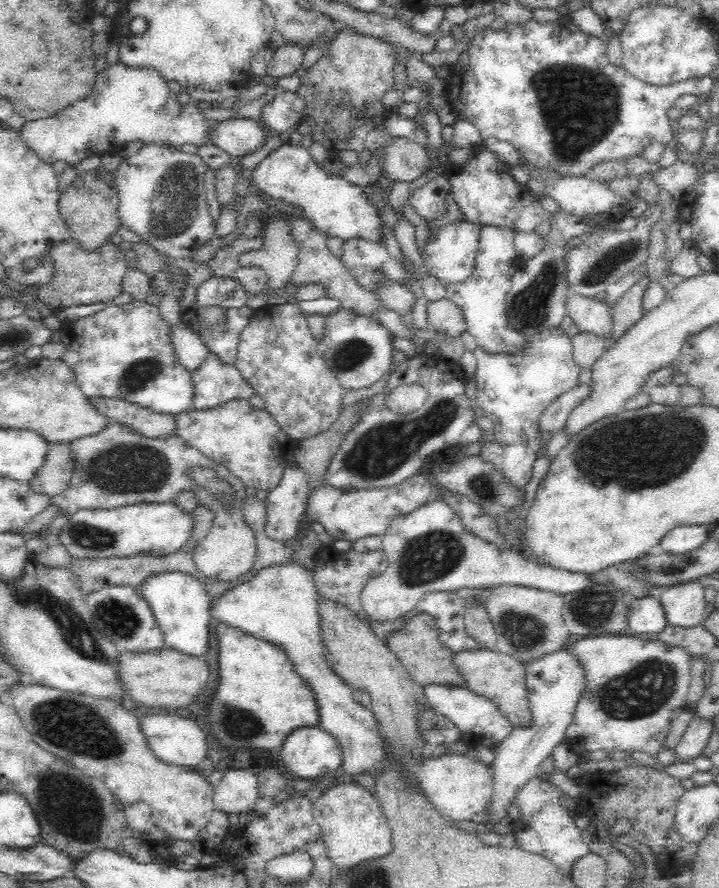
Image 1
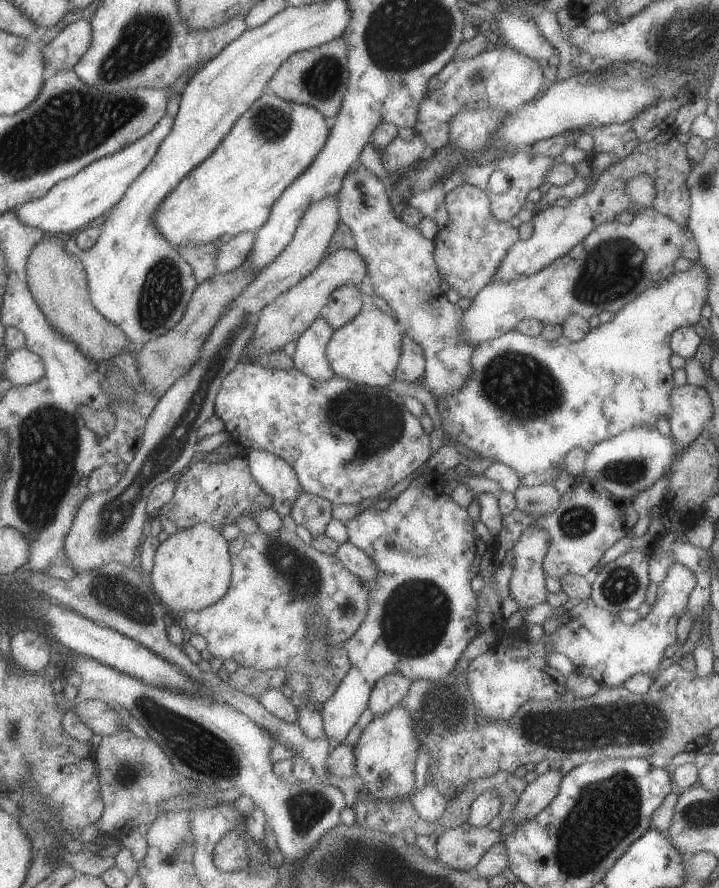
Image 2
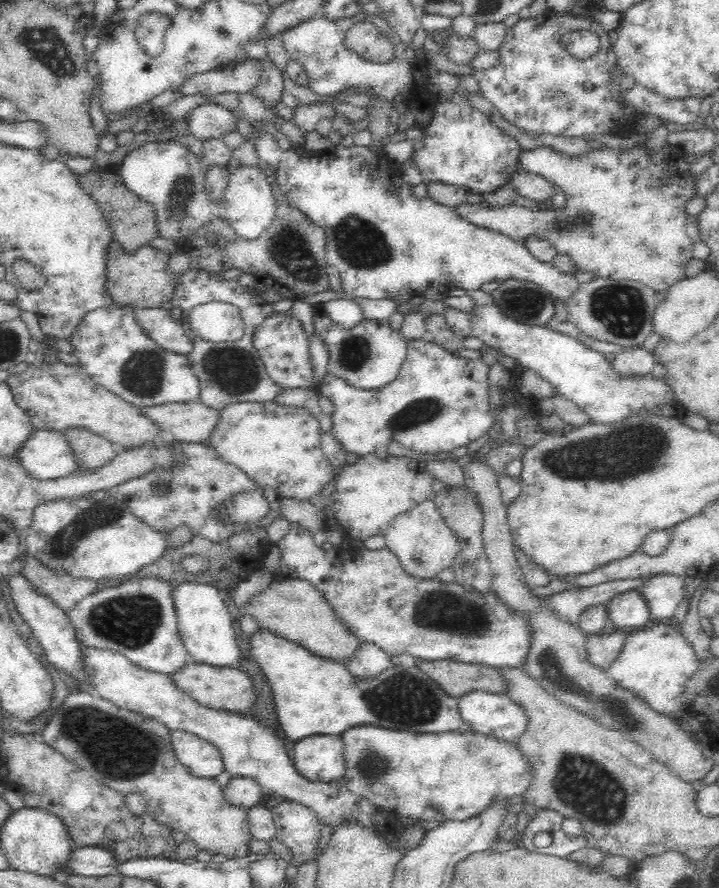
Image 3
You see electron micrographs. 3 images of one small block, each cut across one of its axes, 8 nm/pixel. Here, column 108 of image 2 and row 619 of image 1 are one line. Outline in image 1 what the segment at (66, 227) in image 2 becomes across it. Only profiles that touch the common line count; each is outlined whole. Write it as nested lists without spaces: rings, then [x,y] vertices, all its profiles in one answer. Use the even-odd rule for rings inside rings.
[[[160,572],[146,578],[147,584],[139,592],[146,597],[154,612],[165,647],[191,656],[208,654],[210,642],[210,620],[212,620],[214,598],[207,594],[206,586],[188,573]]]

